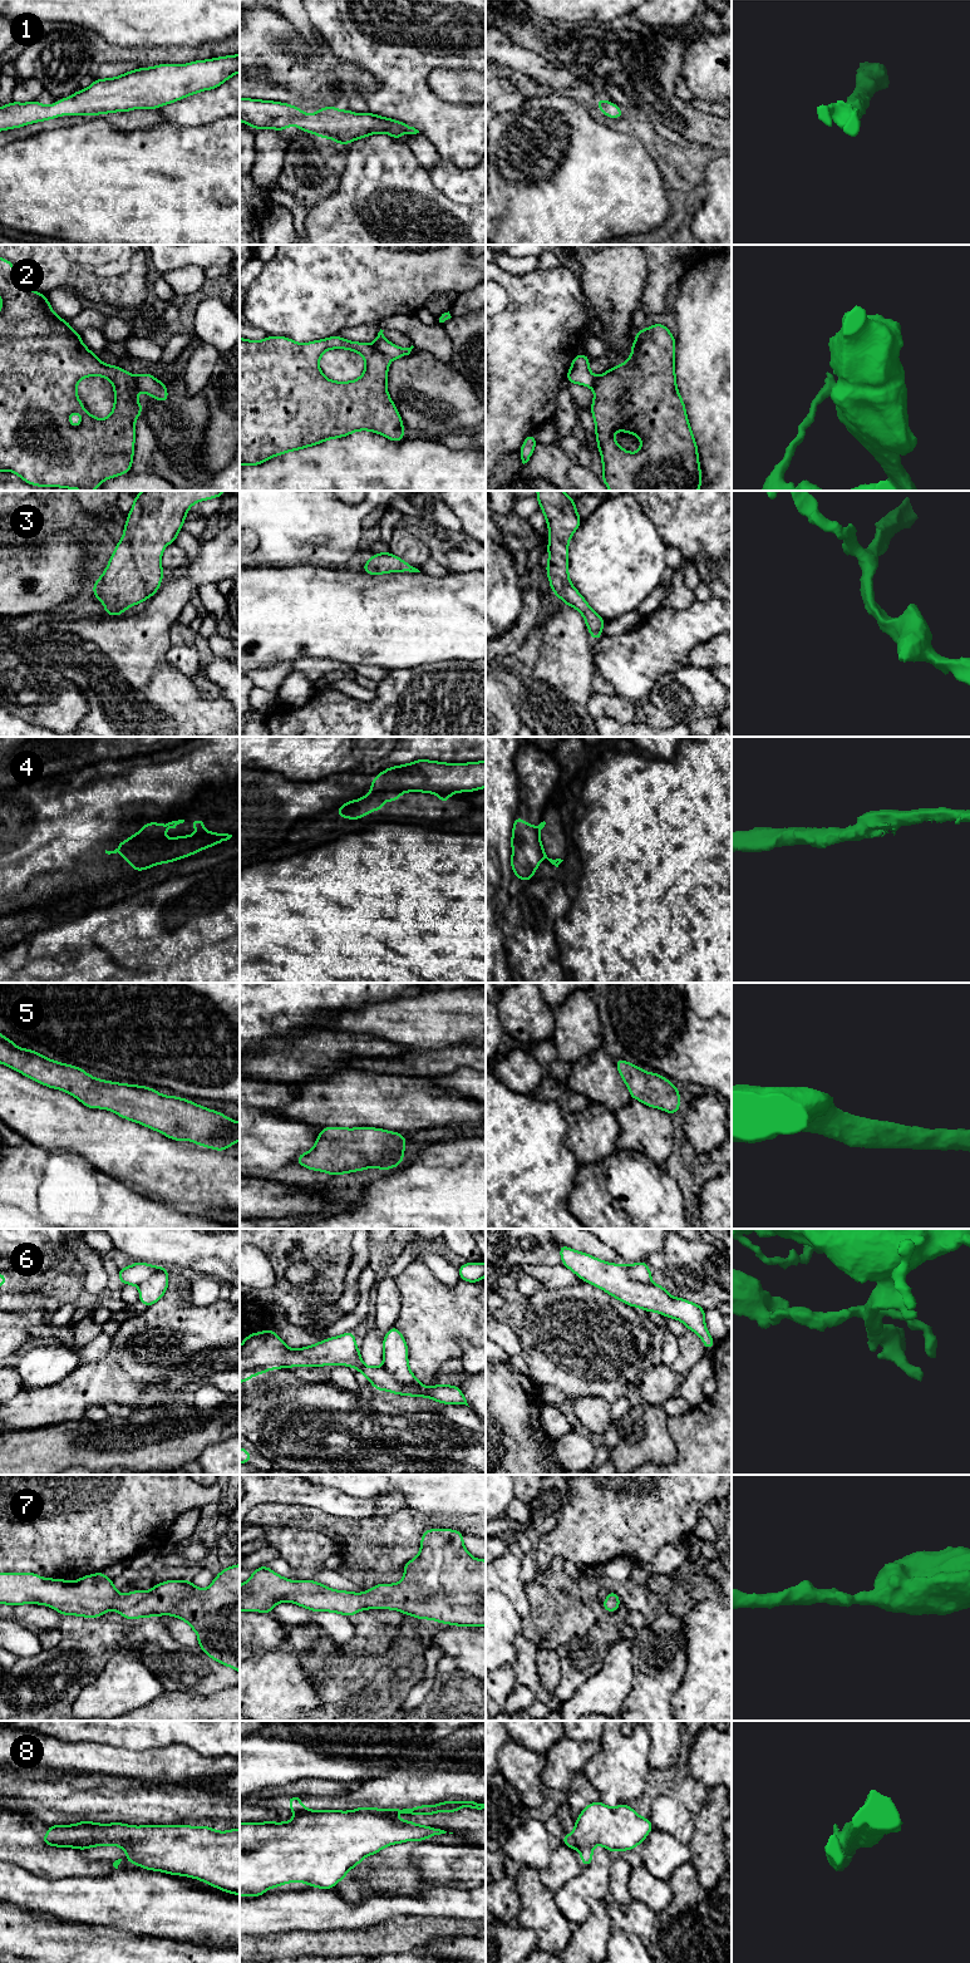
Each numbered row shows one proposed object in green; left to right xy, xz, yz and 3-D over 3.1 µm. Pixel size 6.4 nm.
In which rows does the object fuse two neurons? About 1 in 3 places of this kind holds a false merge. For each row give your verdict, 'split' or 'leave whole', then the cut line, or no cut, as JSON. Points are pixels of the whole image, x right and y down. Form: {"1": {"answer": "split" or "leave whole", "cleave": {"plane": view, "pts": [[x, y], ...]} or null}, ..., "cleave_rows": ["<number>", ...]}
{"1": {"answer": "leave whole", "cleave": null}, "2": {"answer": "split", "cleave": {"plane": "xz", "pts": [[373, 345], [389, 359]]}}, "3": {"answer": "leave whole", "cleave": null}, "4": {"answer": "split", "cleave": {"plane": "xz", "pts": [[372, 791], [375, 793], [402, 792]]}}, "5": {"answer": "leave whole", "cleave": null}, "6": {"answer": "split", "cleave": {"plane": "xz", "pts": [[383, 1367], [402, 1383], [413, 1383], [415, 1381]]}}, "7": {"answer": "leave whole", "cleave": null}, "8": {"answer": "split", "cleave": {"plane": "xy", "pts": [[65, 1825], [57, 1834], [49, 1834]]}}, "cleave_rows": ["2", "4", "6", "8"]}

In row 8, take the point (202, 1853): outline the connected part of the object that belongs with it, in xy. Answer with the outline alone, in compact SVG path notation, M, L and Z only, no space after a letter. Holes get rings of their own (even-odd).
M83 1820L65 1825L58 1835L41 1835L48 1846L77 1848L117 1845L127 1851L127 1860L147 1870L183 1875L205 1881L225 1893L240 1895L240 1829L216 1831L210 1826L161 1825L132 1826L122 1822L103 1825Z

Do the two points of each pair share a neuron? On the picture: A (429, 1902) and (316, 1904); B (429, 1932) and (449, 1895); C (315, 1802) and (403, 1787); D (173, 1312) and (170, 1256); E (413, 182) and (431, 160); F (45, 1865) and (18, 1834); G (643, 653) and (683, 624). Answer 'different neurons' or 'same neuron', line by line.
A: same neuron
B: different neurons
C: same neuron
D: different neurons
E: different neurons
F: same neuron
G: same neuron

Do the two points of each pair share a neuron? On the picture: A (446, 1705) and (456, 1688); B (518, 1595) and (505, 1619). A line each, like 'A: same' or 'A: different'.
A: same
B: different

